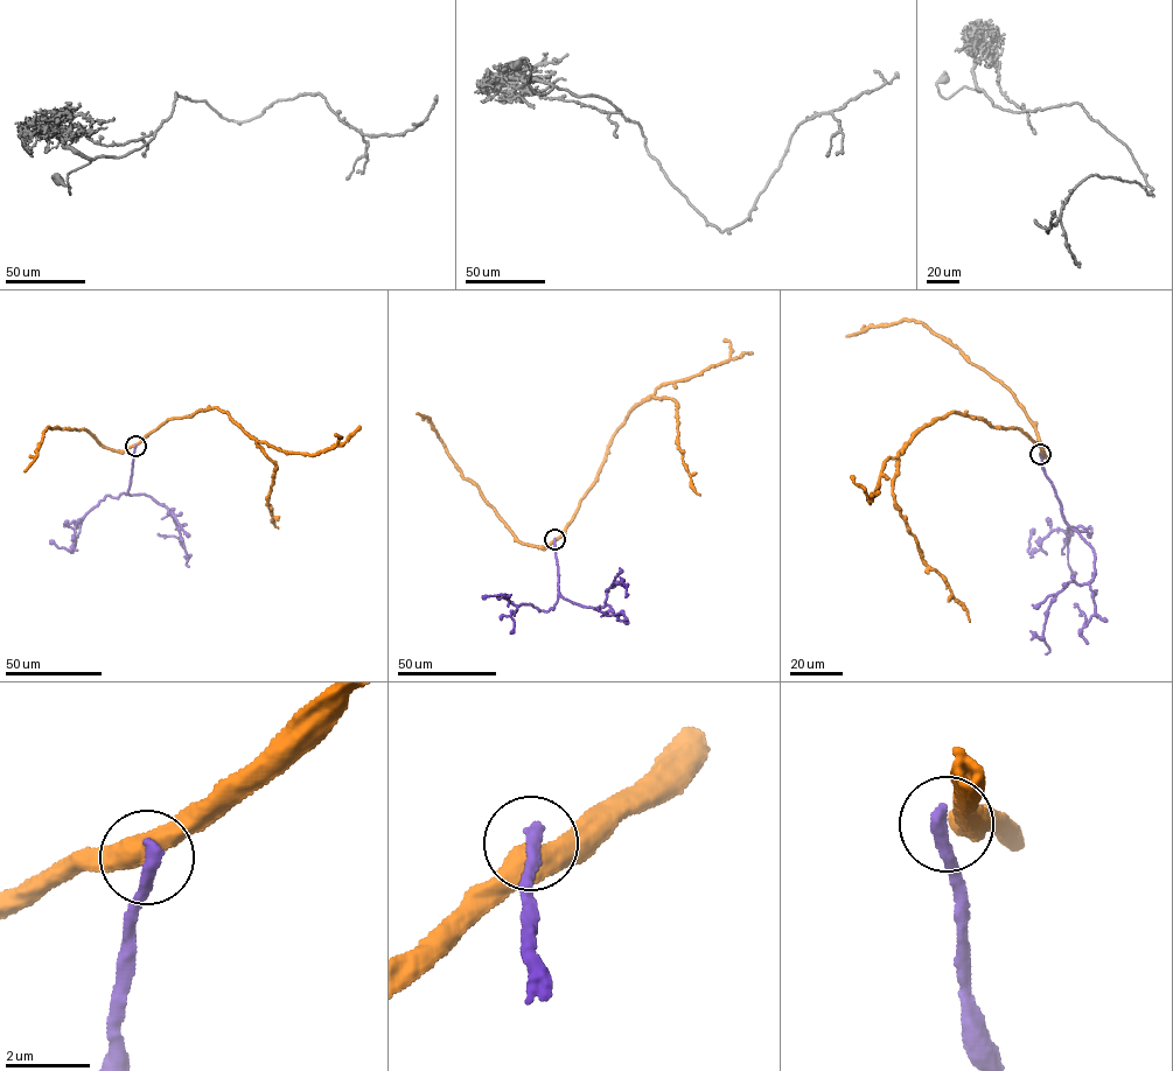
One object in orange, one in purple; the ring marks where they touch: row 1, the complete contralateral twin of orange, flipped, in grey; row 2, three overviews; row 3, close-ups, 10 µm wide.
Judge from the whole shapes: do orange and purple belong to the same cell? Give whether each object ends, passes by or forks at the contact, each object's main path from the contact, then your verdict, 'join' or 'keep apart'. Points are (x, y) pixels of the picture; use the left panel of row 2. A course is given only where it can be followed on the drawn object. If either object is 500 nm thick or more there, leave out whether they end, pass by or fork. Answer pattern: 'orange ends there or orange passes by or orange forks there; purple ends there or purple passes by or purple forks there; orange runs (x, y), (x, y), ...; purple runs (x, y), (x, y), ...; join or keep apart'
orange runs (135, 445), (169, 419), (215, 408), (225, 412), (256, 439), (276, 466), (267, 504), (272, 522), (278, 527); purple runs (135, 445), (127, 492), (148, 495), (172, 512), (179, 524), (188, 567); keep apart

